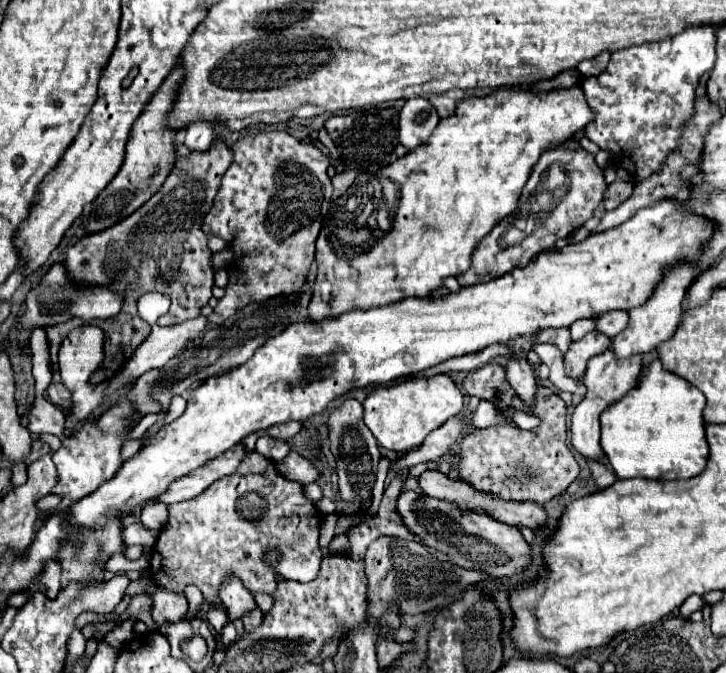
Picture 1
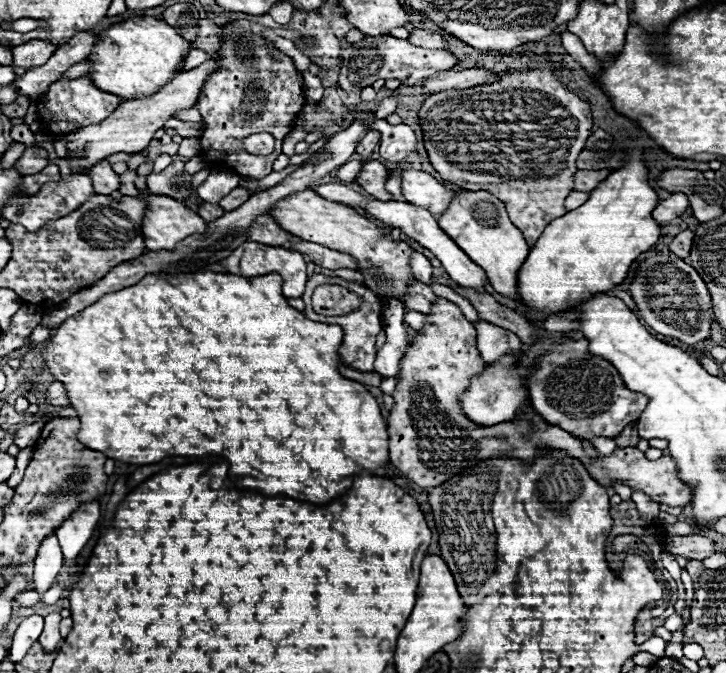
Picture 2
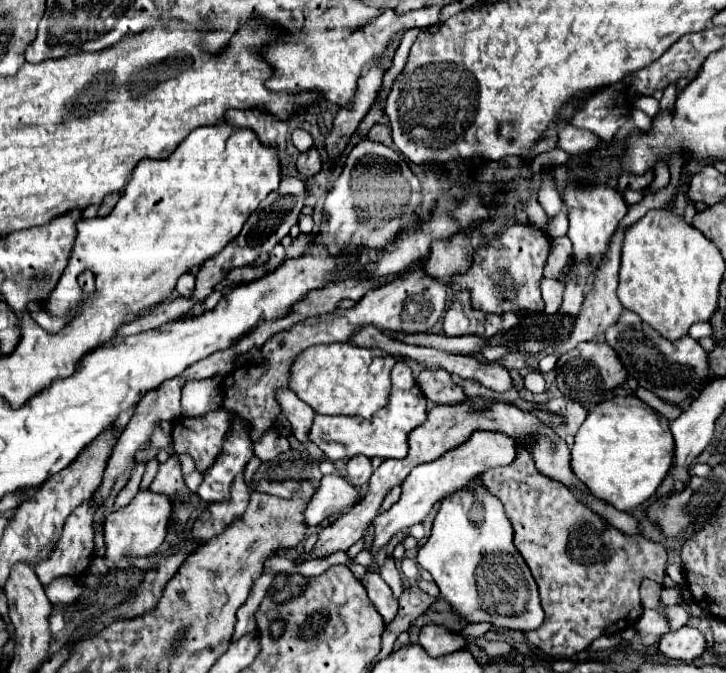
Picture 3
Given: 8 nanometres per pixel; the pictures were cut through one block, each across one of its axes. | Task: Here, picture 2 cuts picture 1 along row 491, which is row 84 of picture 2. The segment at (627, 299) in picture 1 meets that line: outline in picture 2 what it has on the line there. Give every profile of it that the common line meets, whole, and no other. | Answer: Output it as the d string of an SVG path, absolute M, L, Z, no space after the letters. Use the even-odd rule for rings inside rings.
M152 16L130 18L122 24L110 26L98 36L100 40L90 54L94 70L88 76L98 88L124 100L136 96L152 96L152 92L158 92L182 70L184 58L190 52L188 40L178 36L170 24L164 24L164 20L156 20Z

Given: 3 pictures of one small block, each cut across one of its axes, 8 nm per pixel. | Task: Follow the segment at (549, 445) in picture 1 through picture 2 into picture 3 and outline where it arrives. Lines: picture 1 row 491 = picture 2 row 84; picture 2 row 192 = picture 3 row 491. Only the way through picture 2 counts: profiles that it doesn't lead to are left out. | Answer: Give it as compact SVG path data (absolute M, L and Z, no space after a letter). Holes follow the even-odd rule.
M520 450L512 466L488 470L488 474L482 474L478 482L488 486L488 490L492 490L492 494L496 494L504 502L506 514L514 528L516 548L524 556L538 584L540 602L546 612L546 618L540 628L526 632L526 638L534 646L538 646L542 652L552 656L570 656L572 650L574 652L586 650L602 634L612 636L622 632L628 624L628 616L630 616L630 628L634 628L634 624L638 622L644 610L640 606L640 594L638 594L642 580L644 578L664 580L664 568L666 568L664 546L646 540L642 534L628 536L618 528L602 522L602 518L590 508L582 506L562 482L556 482L540 474L534 466L532 456L526 450Z

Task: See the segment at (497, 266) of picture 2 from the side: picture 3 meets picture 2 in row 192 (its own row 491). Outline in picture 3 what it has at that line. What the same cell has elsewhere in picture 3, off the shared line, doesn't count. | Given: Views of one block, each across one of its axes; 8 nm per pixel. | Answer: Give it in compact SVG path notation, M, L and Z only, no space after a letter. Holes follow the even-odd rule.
M482 484L458 490L446 496L436 514L432 534L418 550L418 564L428 570L440 588L440 596L446 598L458 616L468 618L472 624L490 622L498 628L512 630L536 630L544 620L538 588L526 566L524 558L514 546L514 530L506 518L502 502Z

